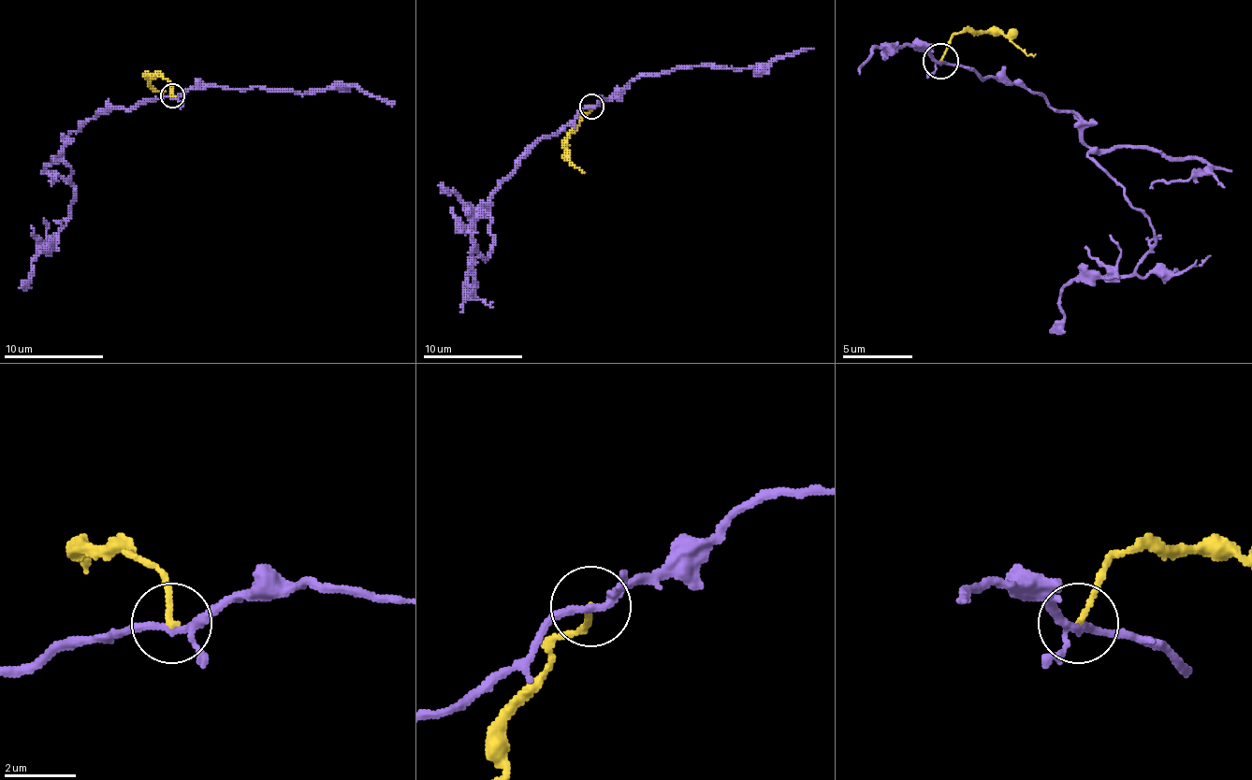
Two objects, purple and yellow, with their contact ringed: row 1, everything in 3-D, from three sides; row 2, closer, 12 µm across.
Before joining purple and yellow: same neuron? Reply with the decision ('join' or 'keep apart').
keep apart

